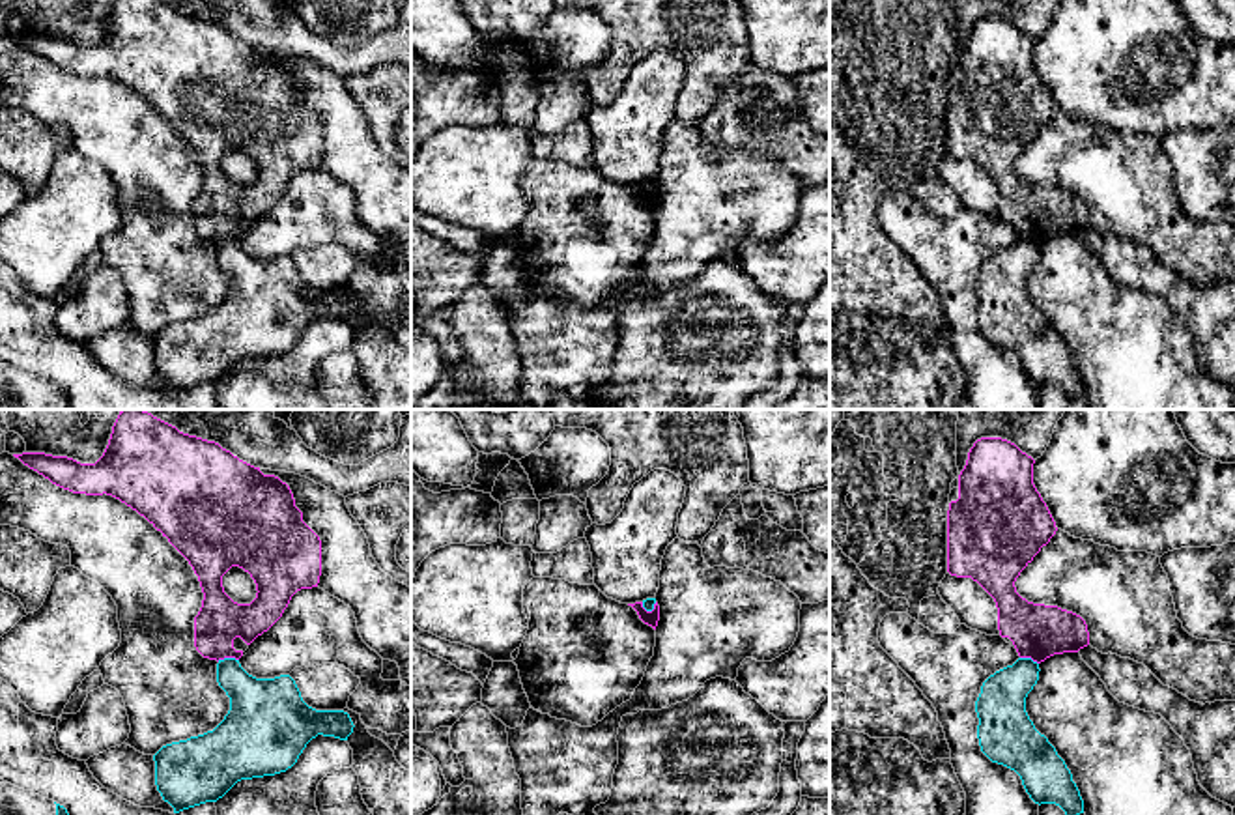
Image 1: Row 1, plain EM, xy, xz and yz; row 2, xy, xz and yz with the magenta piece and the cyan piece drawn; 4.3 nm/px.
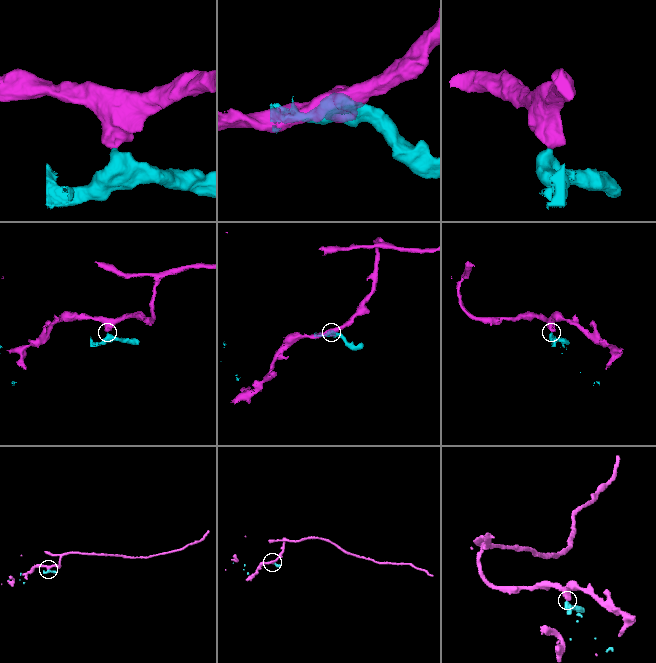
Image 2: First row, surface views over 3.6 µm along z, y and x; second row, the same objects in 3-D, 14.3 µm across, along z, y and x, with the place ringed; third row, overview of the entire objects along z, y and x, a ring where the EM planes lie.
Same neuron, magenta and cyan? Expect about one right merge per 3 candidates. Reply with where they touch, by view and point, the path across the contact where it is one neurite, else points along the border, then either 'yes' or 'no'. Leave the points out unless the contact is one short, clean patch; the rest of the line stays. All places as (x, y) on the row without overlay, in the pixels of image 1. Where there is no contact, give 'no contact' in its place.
meets magenta in xy at (227, 238); border along xy (238, 240), (217, 242); no

